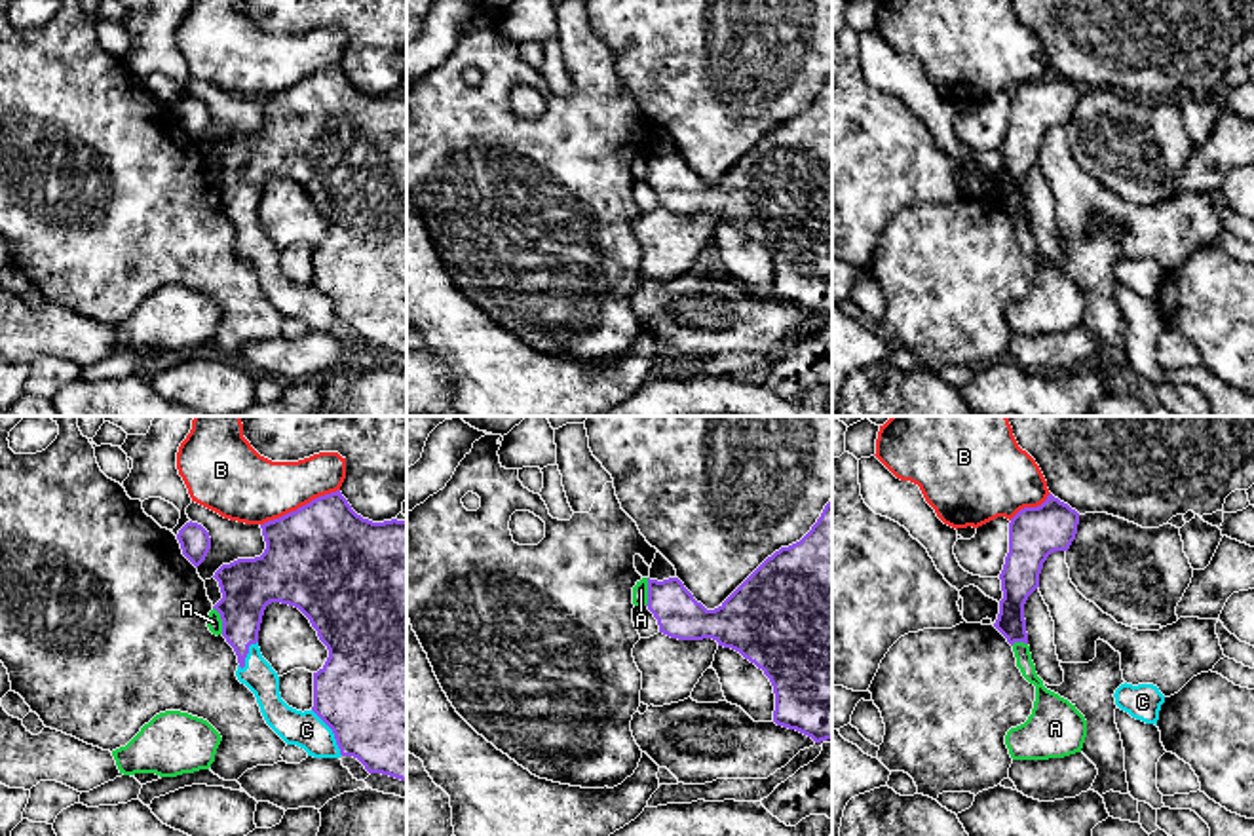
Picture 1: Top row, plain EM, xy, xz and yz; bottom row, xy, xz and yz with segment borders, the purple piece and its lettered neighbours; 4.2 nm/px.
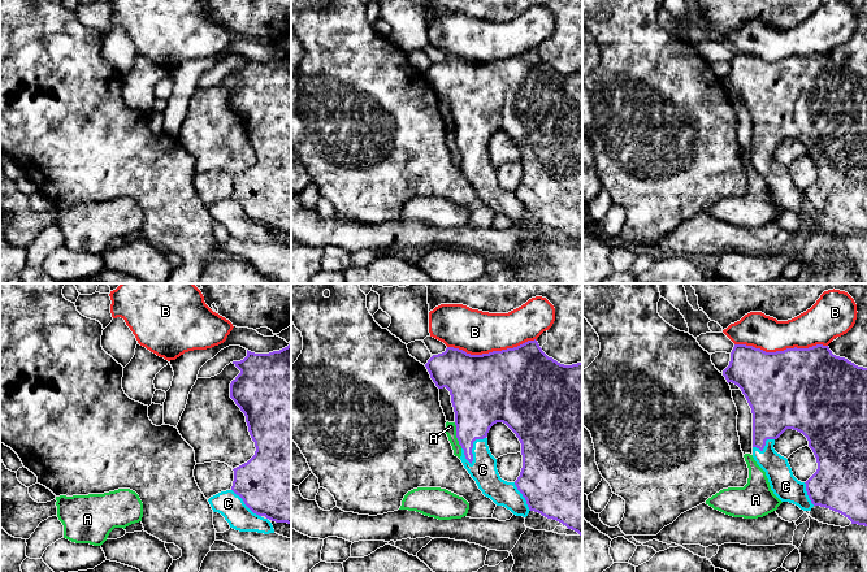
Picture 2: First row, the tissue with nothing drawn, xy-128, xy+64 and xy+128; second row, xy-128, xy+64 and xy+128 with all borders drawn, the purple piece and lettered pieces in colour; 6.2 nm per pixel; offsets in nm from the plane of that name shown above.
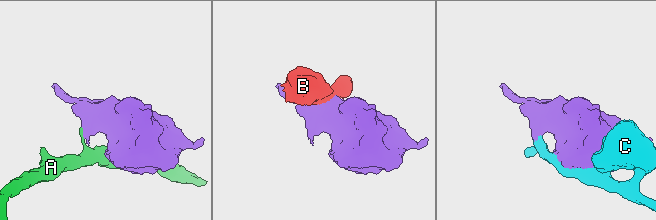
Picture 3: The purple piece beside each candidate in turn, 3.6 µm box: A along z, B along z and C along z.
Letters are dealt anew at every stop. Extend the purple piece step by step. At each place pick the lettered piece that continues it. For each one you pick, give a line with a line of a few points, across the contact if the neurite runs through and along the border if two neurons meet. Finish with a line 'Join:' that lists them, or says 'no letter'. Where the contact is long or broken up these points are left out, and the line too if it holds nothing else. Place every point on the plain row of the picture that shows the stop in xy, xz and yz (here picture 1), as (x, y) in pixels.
Join: C

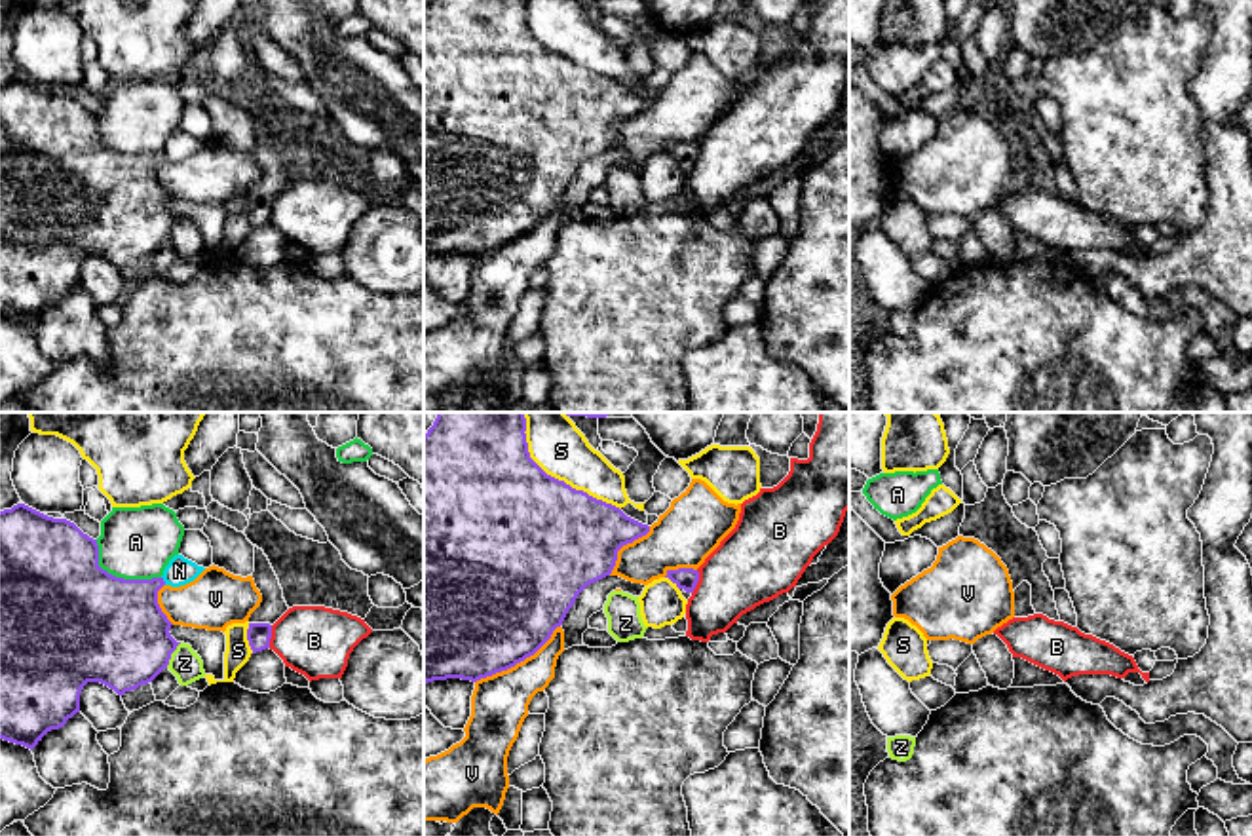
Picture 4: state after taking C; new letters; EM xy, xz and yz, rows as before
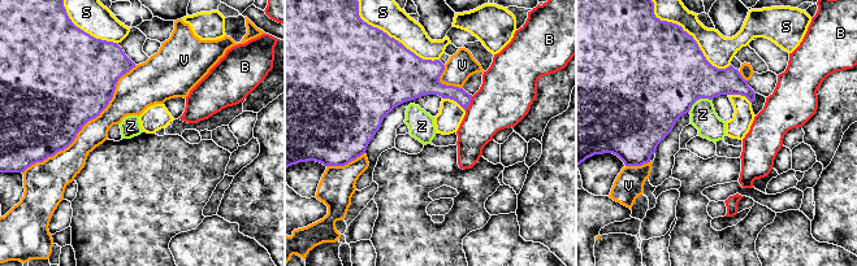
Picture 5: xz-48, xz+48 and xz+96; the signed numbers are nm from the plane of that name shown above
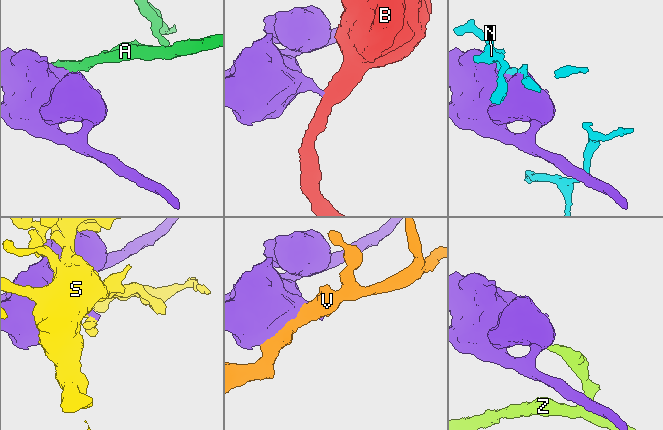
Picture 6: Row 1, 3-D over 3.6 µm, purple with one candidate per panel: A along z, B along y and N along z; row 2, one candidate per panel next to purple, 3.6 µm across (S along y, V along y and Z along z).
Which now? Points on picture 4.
Join: no letter

